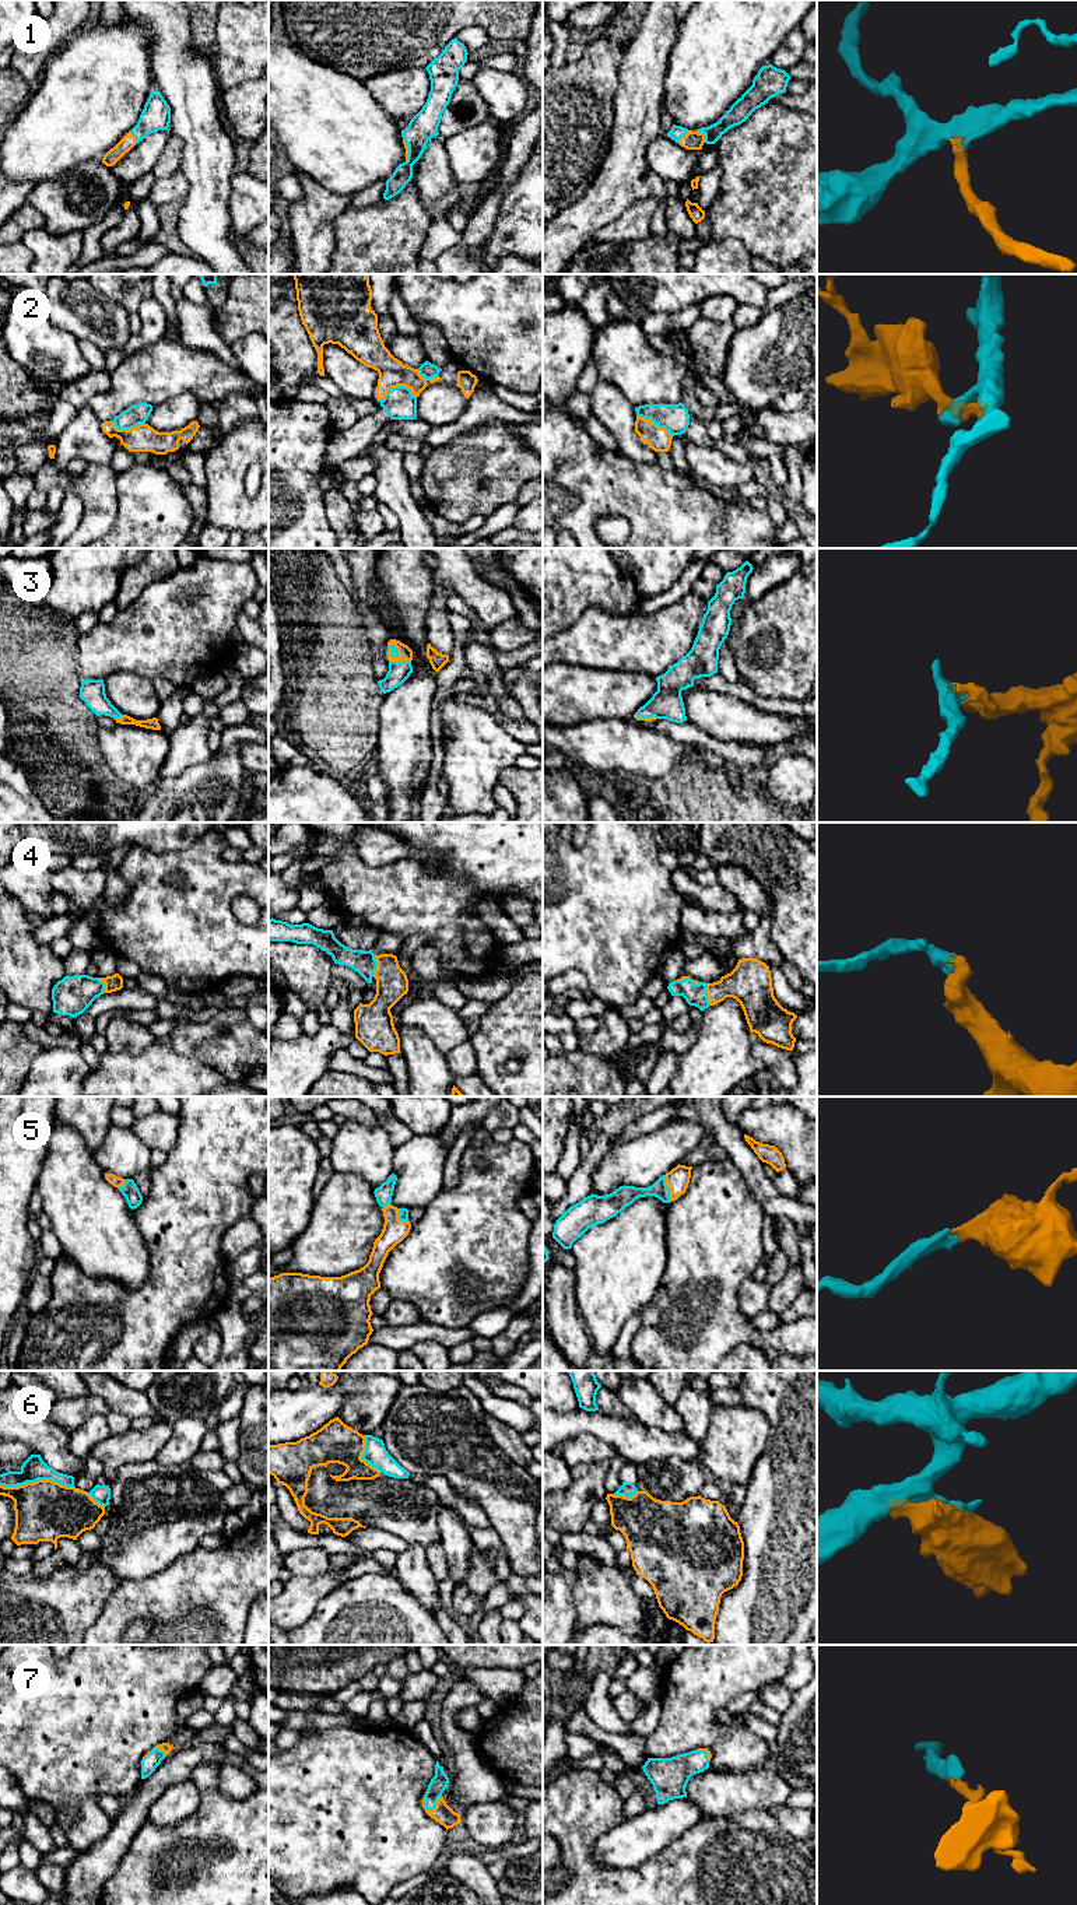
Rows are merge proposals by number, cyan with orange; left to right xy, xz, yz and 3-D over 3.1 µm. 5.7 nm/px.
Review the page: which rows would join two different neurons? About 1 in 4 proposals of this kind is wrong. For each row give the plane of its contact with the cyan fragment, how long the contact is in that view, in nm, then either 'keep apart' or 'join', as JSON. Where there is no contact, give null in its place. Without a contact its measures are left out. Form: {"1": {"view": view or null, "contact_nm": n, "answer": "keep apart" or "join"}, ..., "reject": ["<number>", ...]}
{"1": {"view": "yz", "contact_nm": 120, "answer": "join"}, "2": {"view": "xz", "contact_nm": 220, "answer": "keep apart"}, "3": {"view": "xz", "contact_nm": 130, "answer": "join"}, "4": {"view": "yz", "contact_nm": 130, "answer": "join"}, "5": {"view": "yz", "contact_nm": 160, "answer": "join"}, "6": {"view": "xy", "contact_nm": 420, "answer": "keep apart"}, "7": {"view": "xz", "contact_nm": 130, "answer": "join"}, "reject": ["2", "6"]}

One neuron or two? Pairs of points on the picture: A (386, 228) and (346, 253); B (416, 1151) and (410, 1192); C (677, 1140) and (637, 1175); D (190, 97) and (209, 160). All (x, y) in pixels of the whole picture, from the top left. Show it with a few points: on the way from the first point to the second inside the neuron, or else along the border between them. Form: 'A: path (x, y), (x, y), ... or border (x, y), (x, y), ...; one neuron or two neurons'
A: path (376, 238), (372, 242), (365, 242), (355, 252); one neuron
B: path (416, 1161), (416, 1182); one neuron
C: path (667, 1146), (646, 1165); one neuron
D: path (195, 112), (195, 120), (204, 144); one neuron

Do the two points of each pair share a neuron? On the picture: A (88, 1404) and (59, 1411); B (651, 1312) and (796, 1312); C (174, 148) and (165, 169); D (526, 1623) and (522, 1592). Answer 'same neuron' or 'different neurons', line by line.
A: same neuron
B: different neurons
C: same neuron
D: same neuron

